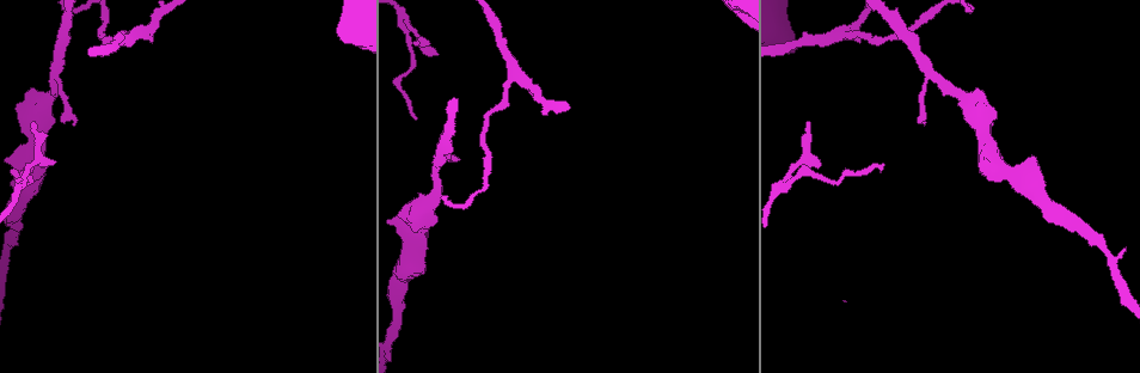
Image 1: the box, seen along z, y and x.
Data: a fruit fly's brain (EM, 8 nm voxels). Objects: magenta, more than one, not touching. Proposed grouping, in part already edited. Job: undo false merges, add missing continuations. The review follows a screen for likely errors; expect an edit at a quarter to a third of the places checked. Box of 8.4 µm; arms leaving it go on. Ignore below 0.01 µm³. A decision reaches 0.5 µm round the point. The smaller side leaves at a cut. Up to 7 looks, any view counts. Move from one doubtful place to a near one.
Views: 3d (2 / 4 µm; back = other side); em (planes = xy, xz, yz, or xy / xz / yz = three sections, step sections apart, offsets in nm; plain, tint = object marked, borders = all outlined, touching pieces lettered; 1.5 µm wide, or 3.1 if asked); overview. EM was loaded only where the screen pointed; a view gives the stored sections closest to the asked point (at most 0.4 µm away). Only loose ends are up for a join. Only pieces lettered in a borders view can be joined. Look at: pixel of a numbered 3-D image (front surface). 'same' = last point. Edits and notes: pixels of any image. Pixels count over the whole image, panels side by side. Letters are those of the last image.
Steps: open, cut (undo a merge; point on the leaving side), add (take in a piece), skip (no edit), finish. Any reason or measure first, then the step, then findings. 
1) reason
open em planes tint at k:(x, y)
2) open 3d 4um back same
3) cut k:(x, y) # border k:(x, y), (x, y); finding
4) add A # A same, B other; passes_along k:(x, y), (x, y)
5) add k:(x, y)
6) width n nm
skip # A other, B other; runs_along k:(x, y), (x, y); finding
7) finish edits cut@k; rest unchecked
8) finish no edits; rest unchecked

tapers out
open em planes borders at 1:(416, 44)

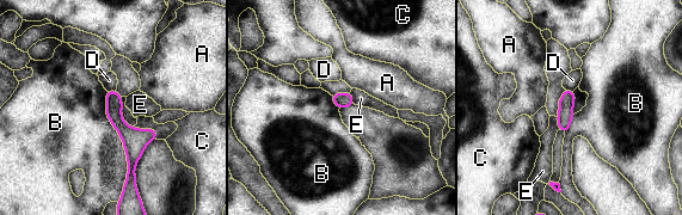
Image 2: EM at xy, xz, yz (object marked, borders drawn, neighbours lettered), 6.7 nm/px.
width 100 nm
skip # A other, B other, C other, D other, E other; runs_along 2:(111, 93), (131, 137), (130, 174); no lettered piece goes on from it

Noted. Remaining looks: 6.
three arms meet
open em planes plain at 1:(839, 35)

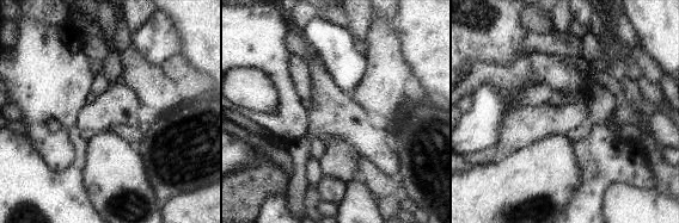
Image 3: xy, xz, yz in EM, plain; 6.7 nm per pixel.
see the neighbours
open em planes borders same

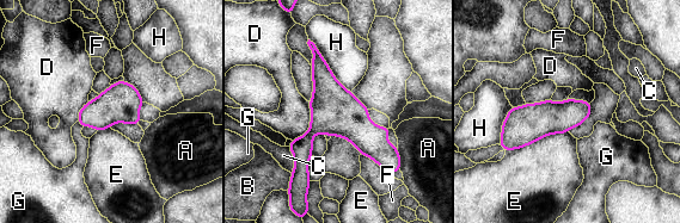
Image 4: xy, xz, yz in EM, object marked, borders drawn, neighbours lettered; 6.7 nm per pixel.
width 200 nm
skip # A other, B other, C other, D other, E other, F other, G other, H other; continuous, no second cell

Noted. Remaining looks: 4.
thin end
open em yz step 4 borders at 1:(457, 160)

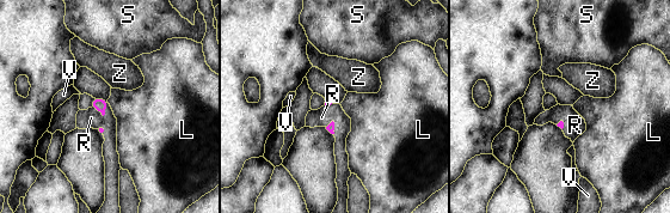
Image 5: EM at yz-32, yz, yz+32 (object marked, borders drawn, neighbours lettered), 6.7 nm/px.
cut it another way
open em xy step 8 borders same

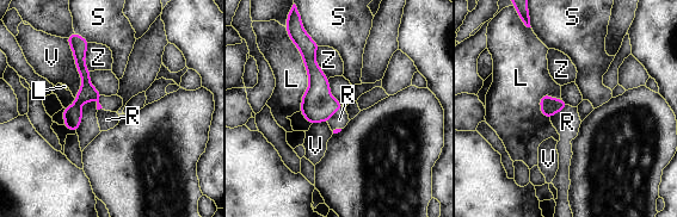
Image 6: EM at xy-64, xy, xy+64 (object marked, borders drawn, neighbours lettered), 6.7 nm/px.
add R # L other, R same, S other, V other, Z other; passes_along 6:(318, 105), (334, 111), (339, 119); it goes on there

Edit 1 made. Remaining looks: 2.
finish edits add@6; rest unchecked

